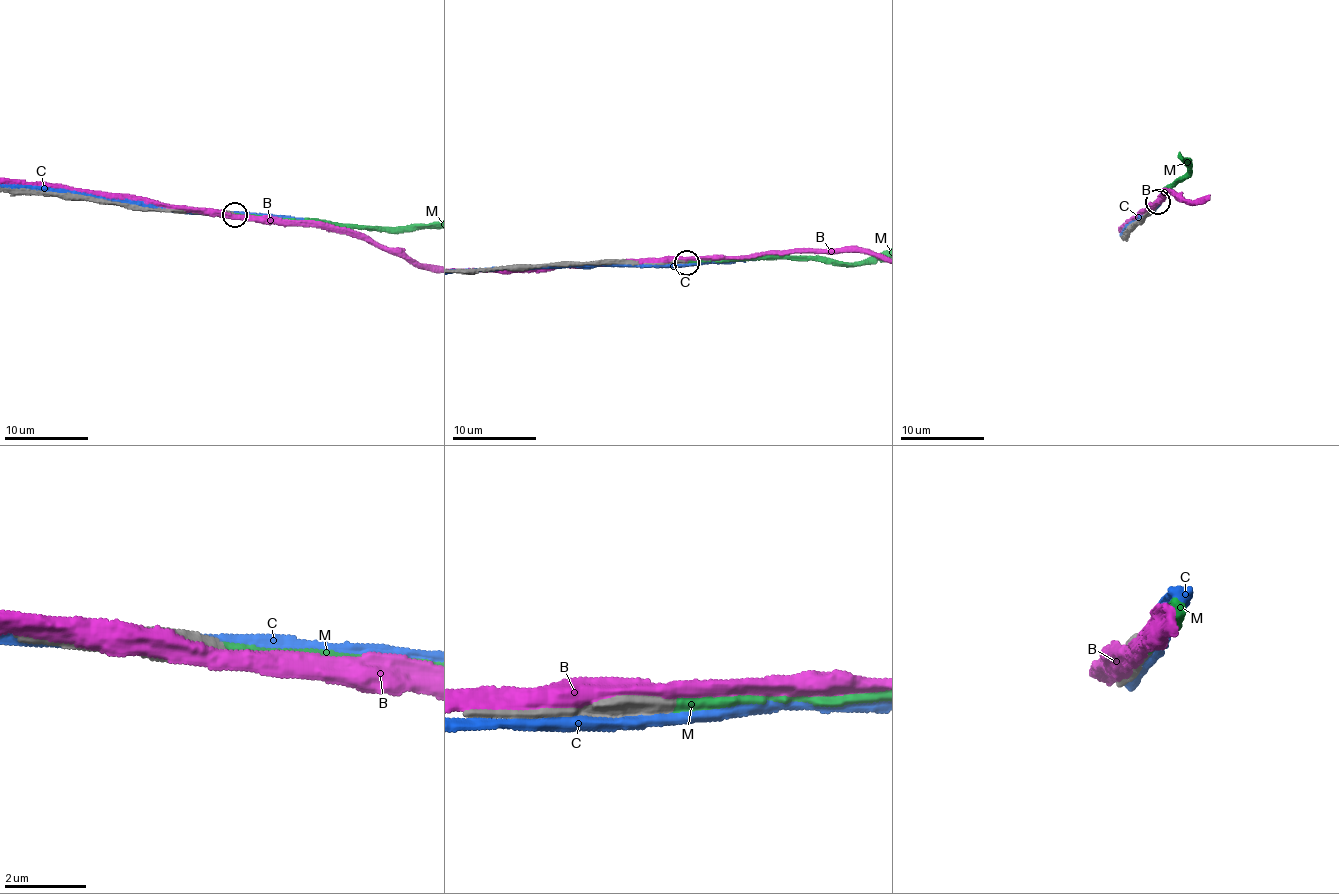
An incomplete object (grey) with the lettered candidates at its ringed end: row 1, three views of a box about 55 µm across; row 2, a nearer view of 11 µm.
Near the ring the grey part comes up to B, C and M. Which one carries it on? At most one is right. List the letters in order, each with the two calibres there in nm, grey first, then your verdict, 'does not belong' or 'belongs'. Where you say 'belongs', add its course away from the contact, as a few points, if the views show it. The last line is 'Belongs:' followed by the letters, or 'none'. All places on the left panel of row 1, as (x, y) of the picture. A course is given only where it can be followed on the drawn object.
B: calibres 480 and 480 nm; does not belong
C: calibres 480 and 400 nm; does not belong
M: calibres 480 and 320 nm; belongs
Belongs: M

